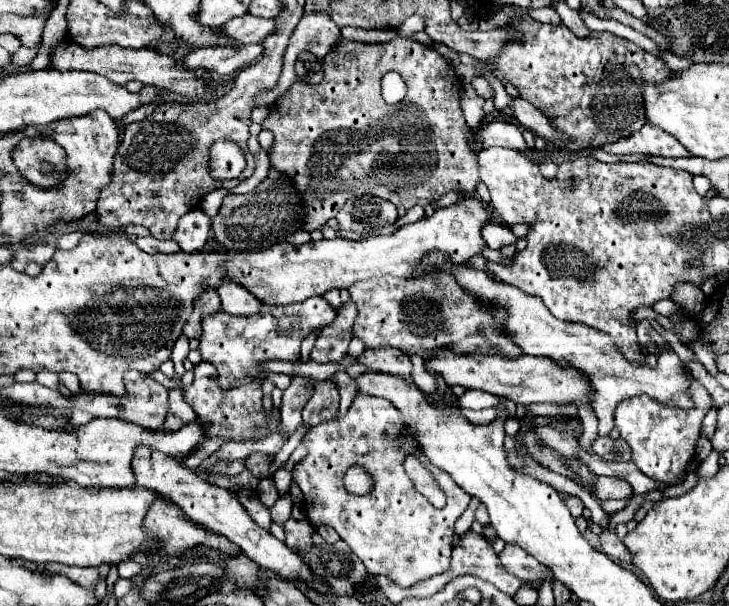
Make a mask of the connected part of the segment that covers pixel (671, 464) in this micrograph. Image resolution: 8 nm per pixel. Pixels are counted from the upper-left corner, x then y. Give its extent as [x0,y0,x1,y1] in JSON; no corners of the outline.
[614,379,712,485]

